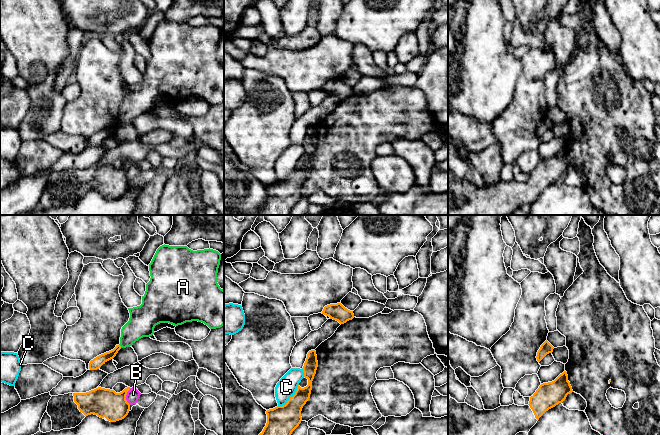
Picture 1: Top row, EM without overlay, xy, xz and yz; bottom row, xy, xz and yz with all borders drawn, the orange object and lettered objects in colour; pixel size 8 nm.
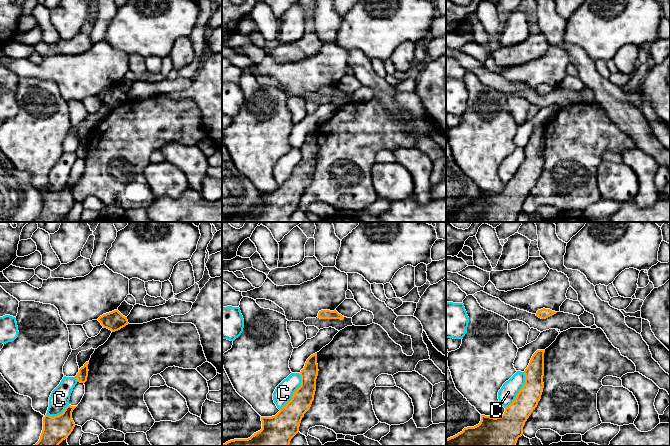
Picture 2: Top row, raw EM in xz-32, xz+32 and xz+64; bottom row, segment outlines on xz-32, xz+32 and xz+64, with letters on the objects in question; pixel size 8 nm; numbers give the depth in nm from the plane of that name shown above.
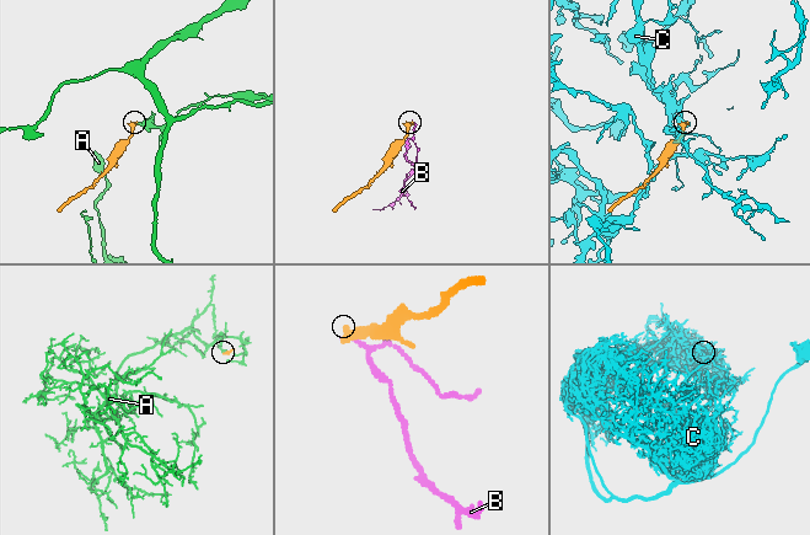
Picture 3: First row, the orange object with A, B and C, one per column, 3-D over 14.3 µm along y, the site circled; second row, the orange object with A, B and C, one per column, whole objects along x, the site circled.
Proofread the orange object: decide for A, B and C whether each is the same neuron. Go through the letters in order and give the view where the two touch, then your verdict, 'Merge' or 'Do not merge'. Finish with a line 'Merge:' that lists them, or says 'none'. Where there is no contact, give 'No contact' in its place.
A: Touches orange in xy. Do not merge
B: Touches orange in xy. Do not merge
C: Touches orange in xz. Do not merge
Merge: none

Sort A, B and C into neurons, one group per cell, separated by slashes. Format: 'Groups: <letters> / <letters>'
Groups: A / B / C

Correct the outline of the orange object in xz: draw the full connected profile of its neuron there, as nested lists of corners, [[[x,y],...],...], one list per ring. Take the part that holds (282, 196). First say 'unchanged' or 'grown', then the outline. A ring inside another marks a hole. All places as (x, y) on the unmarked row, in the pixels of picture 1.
unchanged; [[[315,126],[307,130],[303,142],[304,153],[308,155],[308,161],[301,164],[299,161],[295,170],[289,174],[283,182],[277,182],[266,187],[267,199],[263,207],[254,215],[290,215],[292,208],[302,197],[301,187],[310,174],[312,157],[318,143]]]

